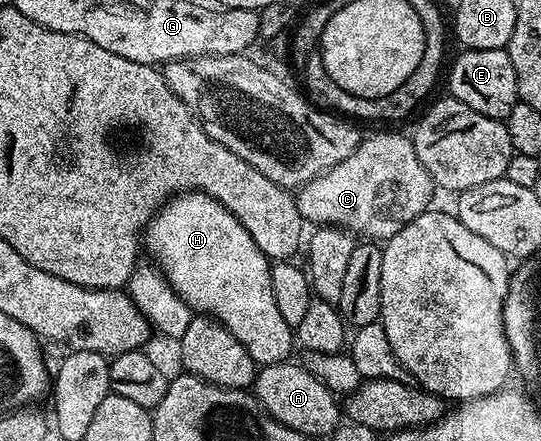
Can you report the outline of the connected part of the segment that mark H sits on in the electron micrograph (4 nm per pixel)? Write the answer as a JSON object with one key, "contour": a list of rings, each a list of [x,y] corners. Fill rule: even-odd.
{"contour":[[[189,192],[181,193],[171,198],[148,223],[145,230],[145,249],[151,252],[151,257],[157,269],[167,281],[175,289],[177,295],[188,304],[191,310],[196,314],[214,317],[215,320],[225,326],[229,331],[233,331],[233,335],[237,335],[237,339],[249,351],[249,355],[253,358],[256,366],[262,367],[272,365],[273,363],[281,363],[288,360],[292,356],[291,345],[293,346],[293,327],[289,323],[285,323],[281,311],[277,311],[277,303],[273,300],[273,283],[271,282],[271,266],[272,262],[261,251],[261,247],[257,247],[257,243],[253,243],[253,235],[249,235],[249,231],[245,231],[245,227],[236,219],[229,210],[223,206],[217,199],[213,199],[204,193]]]}

